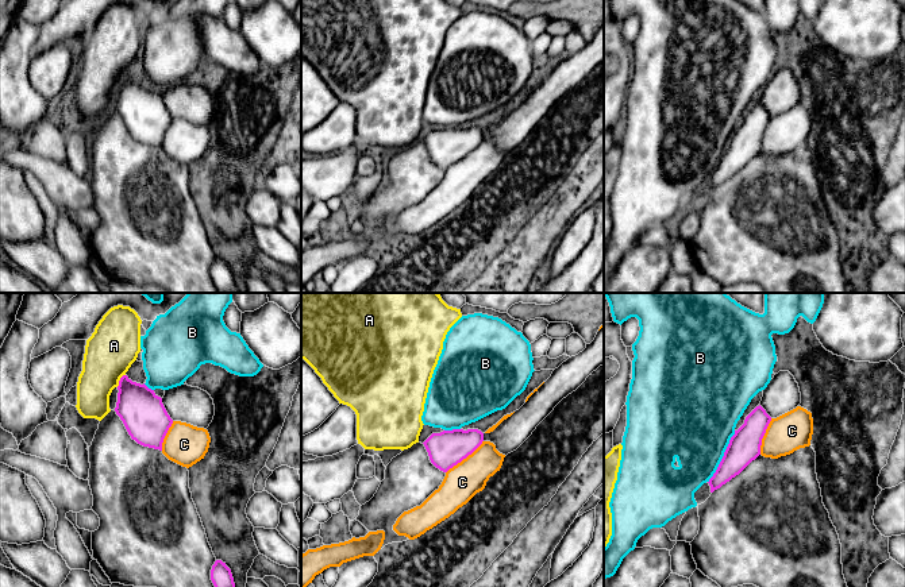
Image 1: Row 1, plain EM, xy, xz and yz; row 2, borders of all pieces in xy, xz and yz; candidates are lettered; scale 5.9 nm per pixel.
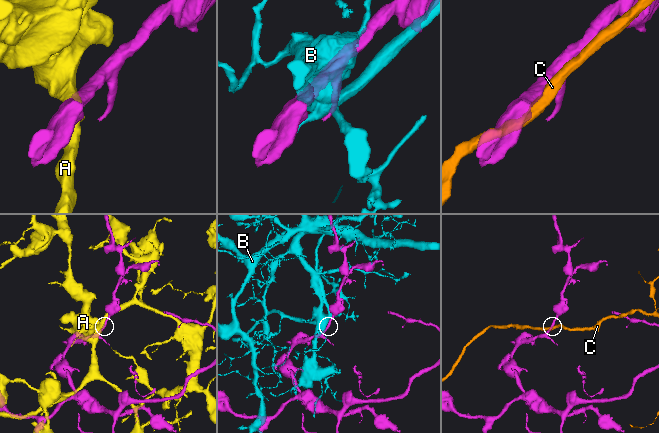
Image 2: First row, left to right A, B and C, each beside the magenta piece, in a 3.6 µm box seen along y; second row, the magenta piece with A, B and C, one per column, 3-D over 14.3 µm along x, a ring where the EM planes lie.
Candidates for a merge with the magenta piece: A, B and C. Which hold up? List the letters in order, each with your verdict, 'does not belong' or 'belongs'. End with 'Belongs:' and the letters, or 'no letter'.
A: does not belong
B: does not belong
C: belongs
Belongs: C

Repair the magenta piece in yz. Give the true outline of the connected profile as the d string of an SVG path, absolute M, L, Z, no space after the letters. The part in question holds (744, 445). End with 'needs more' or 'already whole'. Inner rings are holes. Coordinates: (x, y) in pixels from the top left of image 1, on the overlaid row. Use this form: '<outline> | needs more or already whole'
M760 405L746 417L744 424L731 437L716 472L708 482L710 493L739 475L760 455L762 439L770 421L771 417Z | already whole

